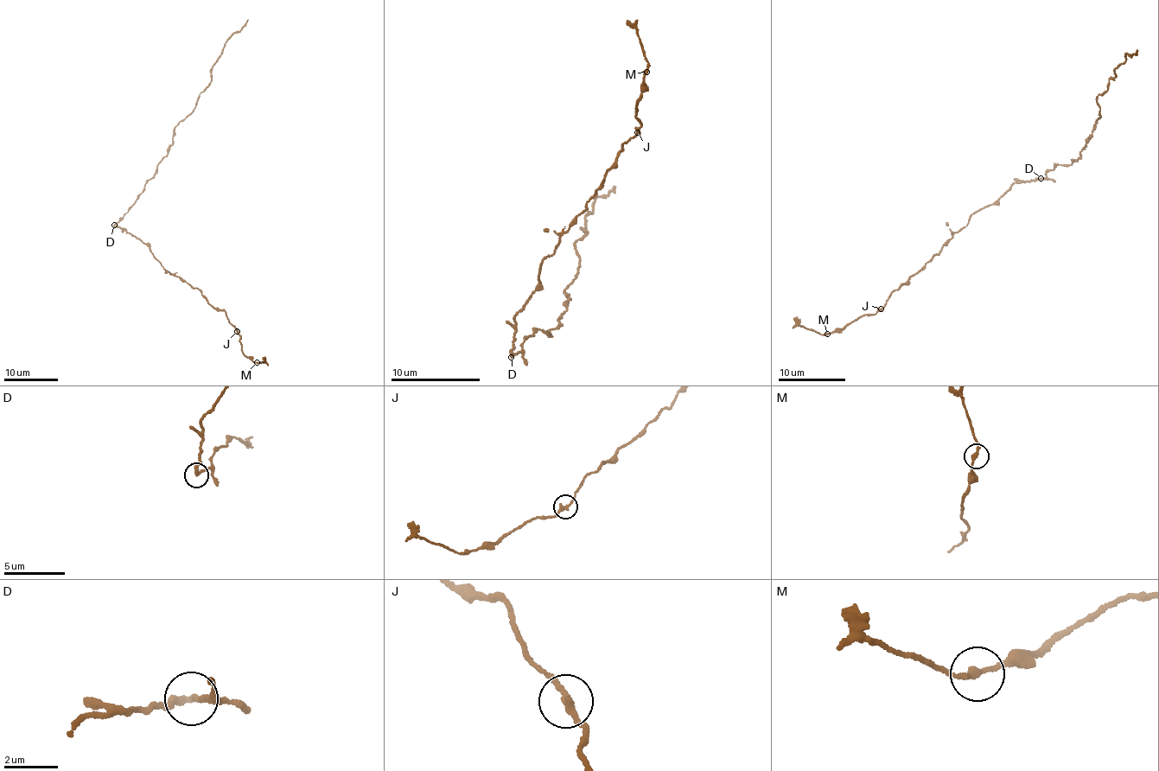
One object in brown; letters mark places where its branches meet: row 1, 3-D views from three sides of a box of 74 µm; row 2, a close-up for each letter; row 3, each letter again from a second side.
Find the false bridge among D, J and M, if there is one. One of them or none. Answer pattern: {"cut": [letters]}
{"cut": ["D"]}

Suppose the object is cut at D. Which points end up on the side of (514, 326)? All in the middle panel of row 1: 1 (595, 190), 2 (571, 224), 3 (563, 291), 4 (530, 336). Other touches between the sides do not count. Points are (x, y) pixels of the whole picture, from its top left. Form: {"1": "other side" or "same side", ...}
{"1": "same side", "2": "same side", "3": "other side", "4": "other side"}

